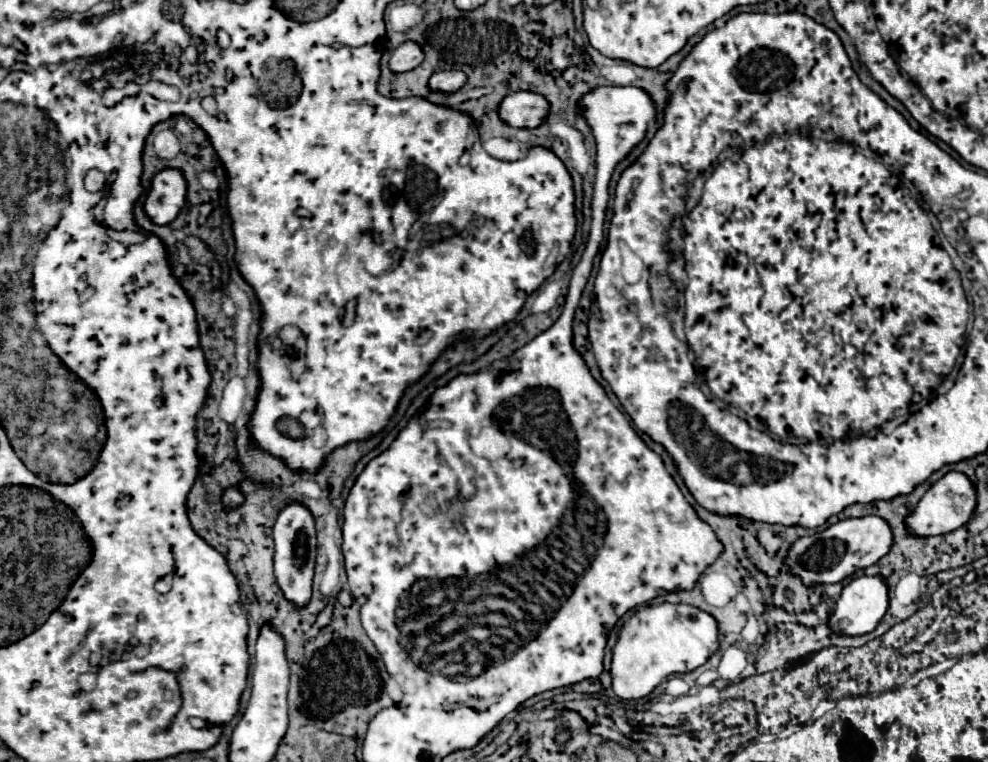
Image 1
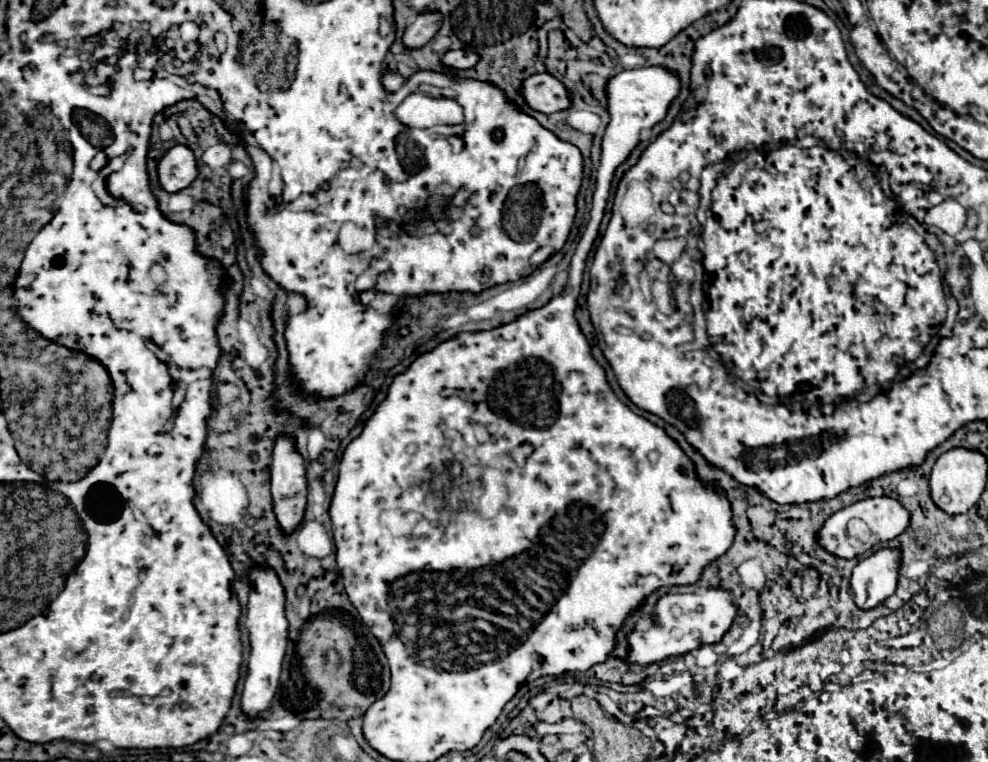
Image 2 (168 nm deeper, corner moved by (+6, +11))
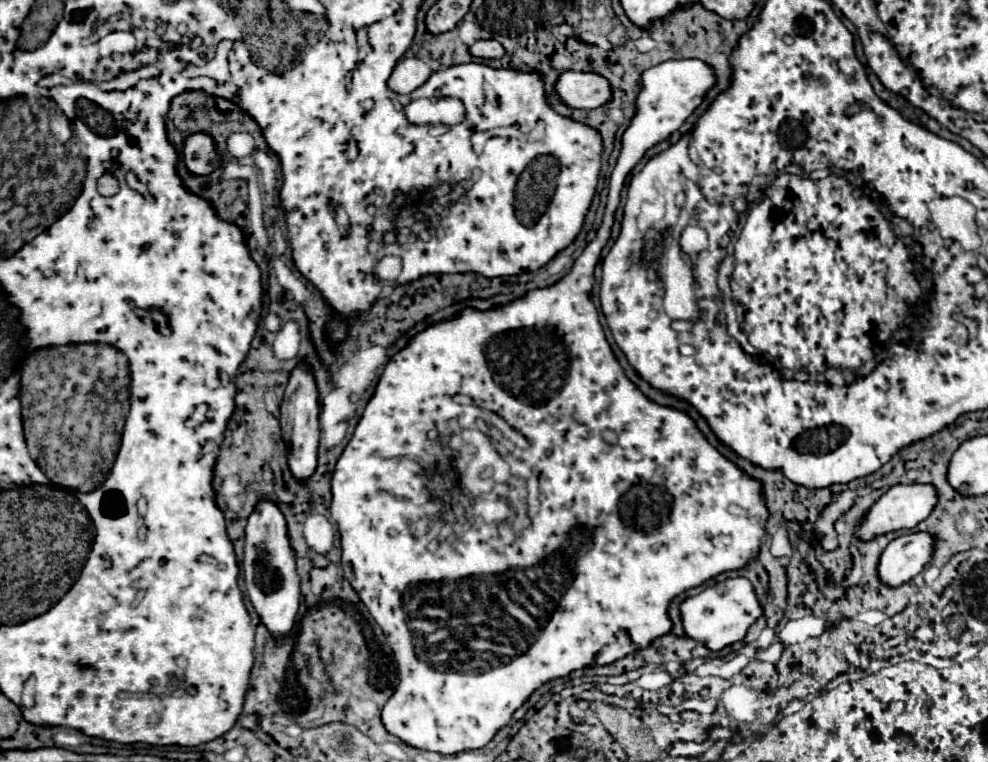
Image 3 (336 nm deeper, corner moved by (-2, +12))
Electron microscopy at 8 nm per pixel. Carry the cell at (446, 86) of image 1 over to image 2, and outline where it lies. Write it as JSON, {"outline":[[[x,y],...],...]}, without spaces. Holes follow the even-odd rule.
{"outline":[[[457,49],[457,51],[447,51],[441,61],[443,61],[443,65],[453,67],[453,69],[471,69],[479,61],[479,55],[473,51]]]}

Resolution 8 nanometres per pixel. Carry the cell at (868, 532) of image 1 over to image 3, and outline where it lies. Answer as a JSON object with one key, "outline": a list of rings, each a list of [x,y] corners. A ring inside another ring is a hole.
{"outline":[[[897,484],[893,488],[889,488],[869,510],[861,520],[869,520],[869,524],[861,522],[855,530],[857,538],[869,538],[875,540],[877,536],[889,534],[889,532],[897,532],[897,530],[911,530],[915,528],[919,522],[923,522],[933,506],[937,502],[935,496],[935,488],[931,484]]]}

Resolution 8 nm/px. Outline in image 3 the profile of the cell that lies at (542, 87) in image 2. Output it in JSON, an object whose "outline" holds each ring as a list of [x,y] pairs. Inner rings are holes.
{"outline":[[[563,72],[555,82],[555,92],[569,108],[593,110],[611,100],[609,82],[591,72]]]}

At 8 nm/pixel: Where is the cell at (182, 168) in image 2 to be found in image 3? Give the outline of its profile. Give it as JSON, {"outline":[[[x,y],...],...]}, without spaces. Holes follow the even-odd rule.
{"outline":[[[203,132],[191,134],[183,146],[183,162],[191,174],[209,176],[215,168],[219,168],[219,156],[215,152],[213,138]]]}

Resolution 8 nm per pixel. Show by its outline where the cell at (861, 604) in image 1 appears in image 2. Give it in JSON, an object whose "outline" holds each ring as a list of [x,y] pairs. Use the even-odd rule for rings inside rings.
{"outline":[[[879,549],[859,561],[853,569],[851,591],[857,607],[869,609],[883,603],[897,589],[901,567],[901,551],[899,549]]]}

